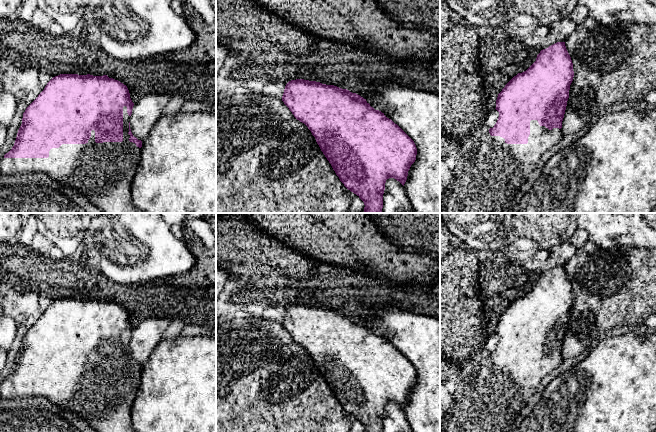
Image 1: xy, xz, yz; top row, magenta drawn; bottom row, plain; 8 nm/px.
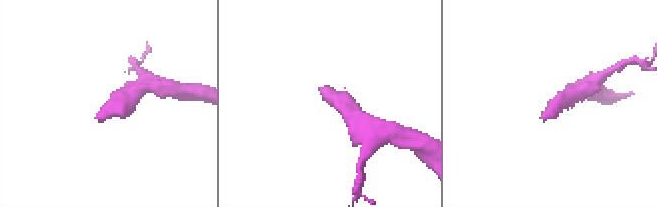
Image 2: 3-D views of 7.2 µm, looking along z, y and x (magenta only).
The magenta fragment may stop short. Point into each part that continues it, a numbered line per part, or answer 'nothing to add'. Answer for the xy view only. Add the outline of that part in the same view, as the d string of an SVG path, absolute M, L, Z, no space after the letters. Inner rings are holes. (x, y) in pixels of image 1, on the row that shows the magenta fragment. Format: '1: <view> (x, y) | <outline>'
1: xy (103, 172) | M123 107L123 141L122 142L95 142L95 131L91 131L91 137L86 144L62 144L59 148L52 148L48 158L2 158L0 160L0 174L29 174L45 173L52 177L63 187L75 189L84 195L92 204L96 205L104 213L144 213L136 209L131 200L131 184L140 162L141 148L130 142L129 138L130 116L127 107Z

